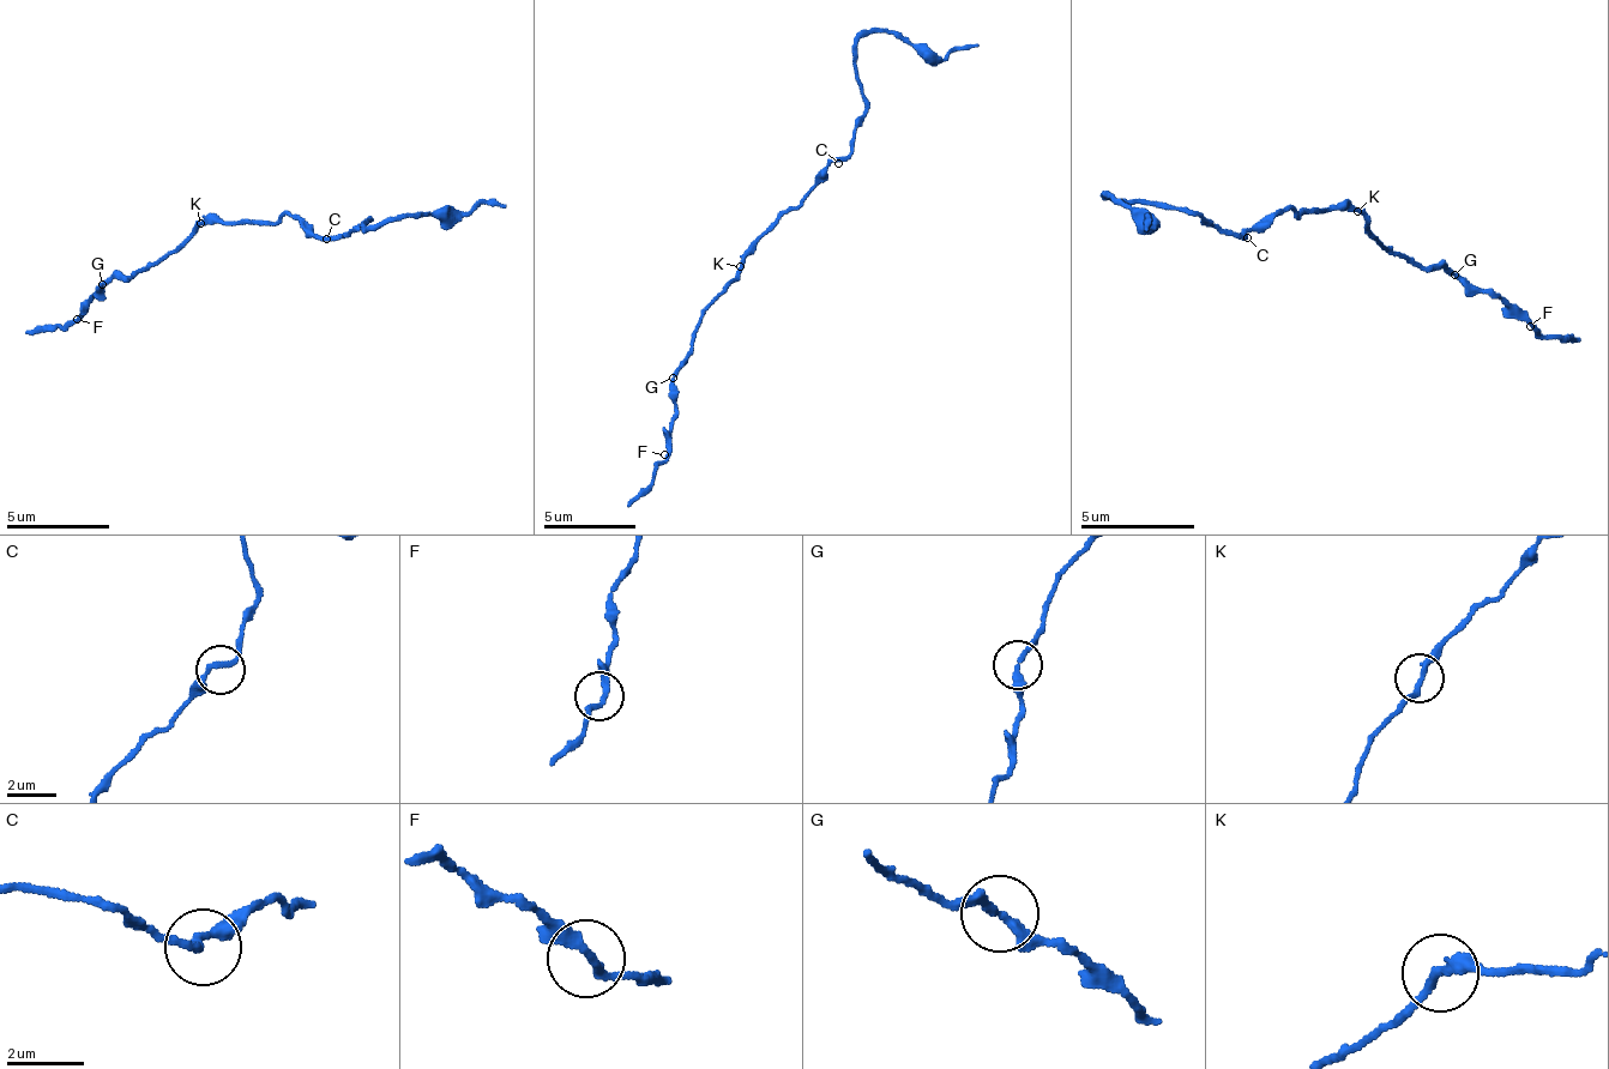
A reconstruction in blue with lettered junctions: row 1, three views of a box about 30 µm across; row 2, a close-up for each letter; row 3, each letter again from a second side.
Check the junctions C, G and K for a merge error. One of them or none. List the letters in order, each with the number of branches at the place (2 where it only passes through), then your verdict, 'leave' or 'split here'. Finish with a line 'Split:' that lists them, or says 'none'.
C: 2 | leave
G: 2 | leave
K: 2 | leave
Split: none

